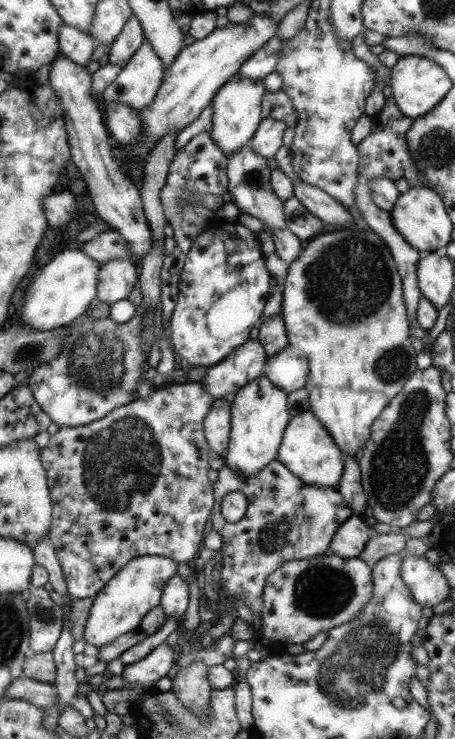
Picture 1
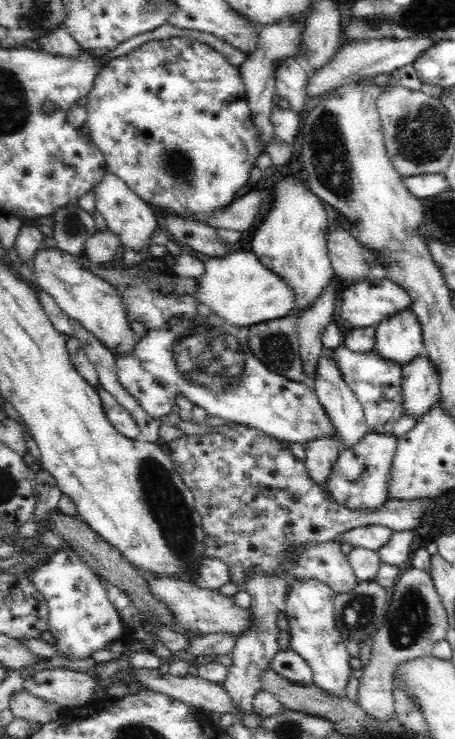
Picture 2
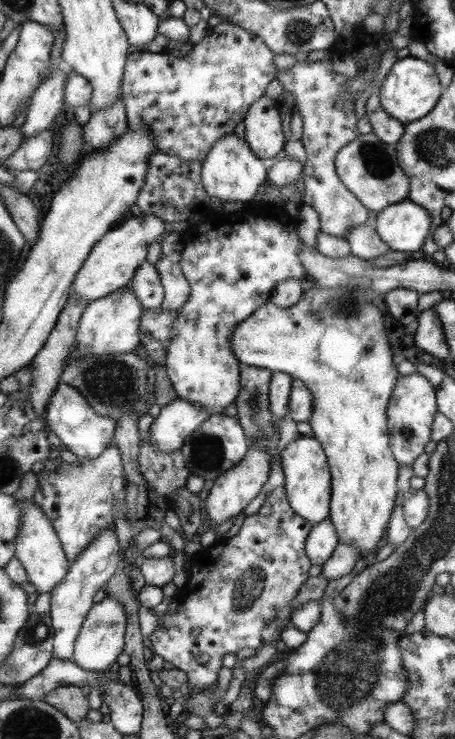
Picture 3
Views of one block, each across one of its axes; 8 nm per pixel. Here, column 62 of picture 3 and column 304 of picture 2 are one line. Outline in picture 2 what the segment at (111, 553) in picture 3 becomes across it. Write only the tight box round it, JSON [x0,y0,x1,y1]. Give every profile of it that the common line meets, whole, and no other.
[282,579,351,699]

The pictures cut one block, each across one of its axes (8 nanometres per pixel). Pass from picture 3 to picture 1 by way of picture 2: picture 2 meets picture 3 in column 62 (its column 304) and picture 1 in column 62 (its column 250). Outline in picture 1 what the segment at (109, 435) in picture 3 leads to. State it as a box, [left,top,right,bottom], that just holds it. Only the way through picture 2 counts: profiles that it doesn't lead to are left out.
[29,306,148,428]

